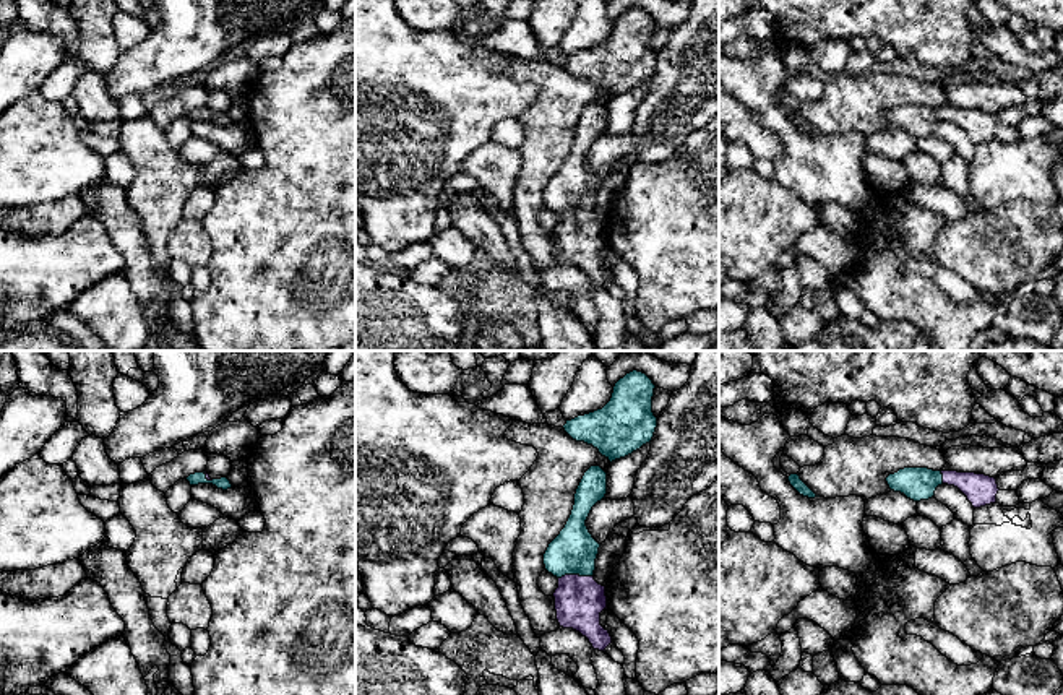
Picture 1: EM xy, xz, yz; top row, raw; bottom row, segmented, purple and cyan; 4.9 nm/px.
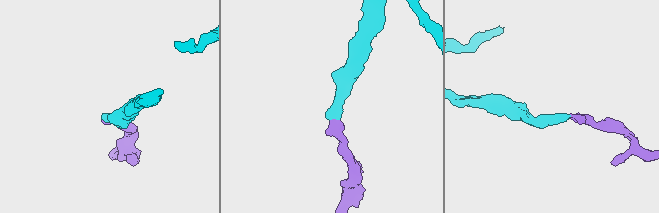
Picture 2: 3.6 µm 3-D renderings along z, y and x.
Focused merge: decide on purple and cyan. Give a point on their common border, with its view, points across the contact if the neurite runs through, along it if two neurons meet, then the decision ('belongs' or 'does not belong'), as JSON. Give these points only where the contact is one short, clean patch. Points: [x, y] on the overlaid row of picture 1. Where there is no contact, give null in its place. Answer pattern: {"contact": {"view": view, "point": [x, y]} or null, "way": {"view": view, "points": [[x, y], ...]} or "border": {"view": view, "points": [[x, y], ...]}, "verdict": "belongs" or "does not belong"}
{"contact": {"view": "xz", "point": [575, 575]}, "way": {"view": "xz", "points": [[578, 600], [575, 575], [573, 551]]}, "verdict": "belongs"}

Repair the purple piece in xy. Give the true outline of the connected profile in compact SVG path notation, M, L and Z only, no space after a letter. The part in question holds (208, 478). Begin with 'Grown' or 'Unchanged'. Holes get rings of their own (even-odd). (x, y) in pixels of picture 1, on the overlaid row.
Grown. M206 471L190 474L190 476L187 477L187 481L190 482L190 486L213 484L213 486L216 486L217 489L222 489L222 490L227 490L227 489L232 487L232 484L230 484L230 481L229 481L227 477L211 479Z

